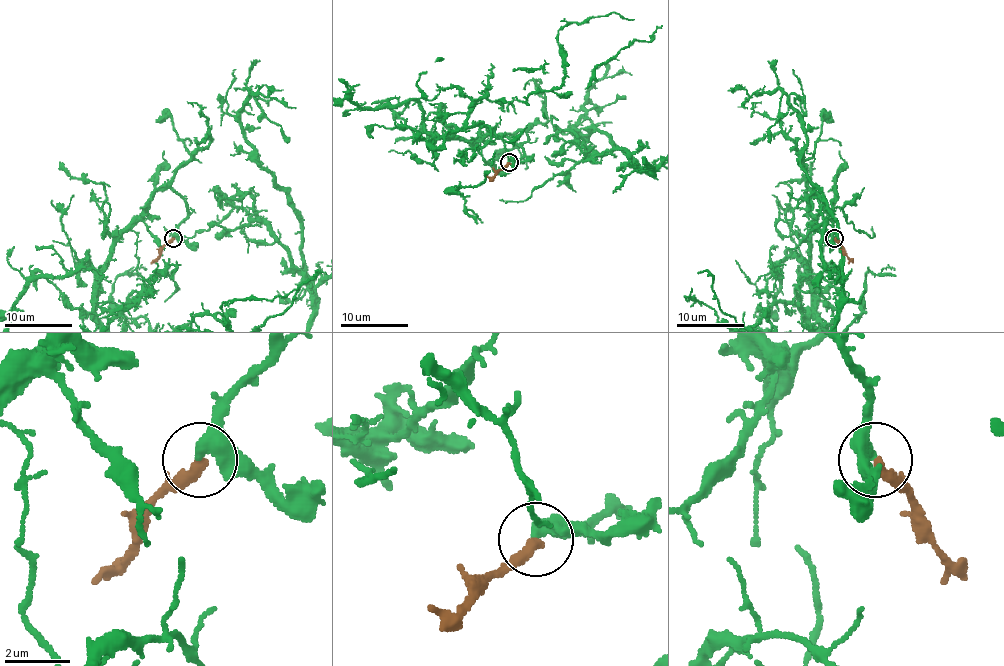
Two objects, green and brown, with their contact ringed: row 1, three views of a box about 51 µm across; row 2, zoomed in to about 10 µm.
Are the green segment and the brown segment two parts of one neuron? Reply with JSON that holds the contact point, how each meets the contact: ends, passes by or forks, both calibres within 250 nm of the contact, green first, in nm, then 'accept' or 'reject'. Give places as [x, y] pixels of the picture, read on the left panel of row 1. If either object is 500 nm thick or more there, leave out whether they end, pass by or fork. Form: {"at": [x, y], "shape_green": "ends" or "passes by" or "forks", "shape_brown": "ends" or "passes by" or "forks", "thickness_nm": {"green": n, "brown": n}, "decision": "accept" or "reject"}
{"at": [173, 238], "shape_green": "passes by", "shape_brown": "ends", "thickness_nm": {"green": 360, "brown": 360}, "decision": "accept"}

